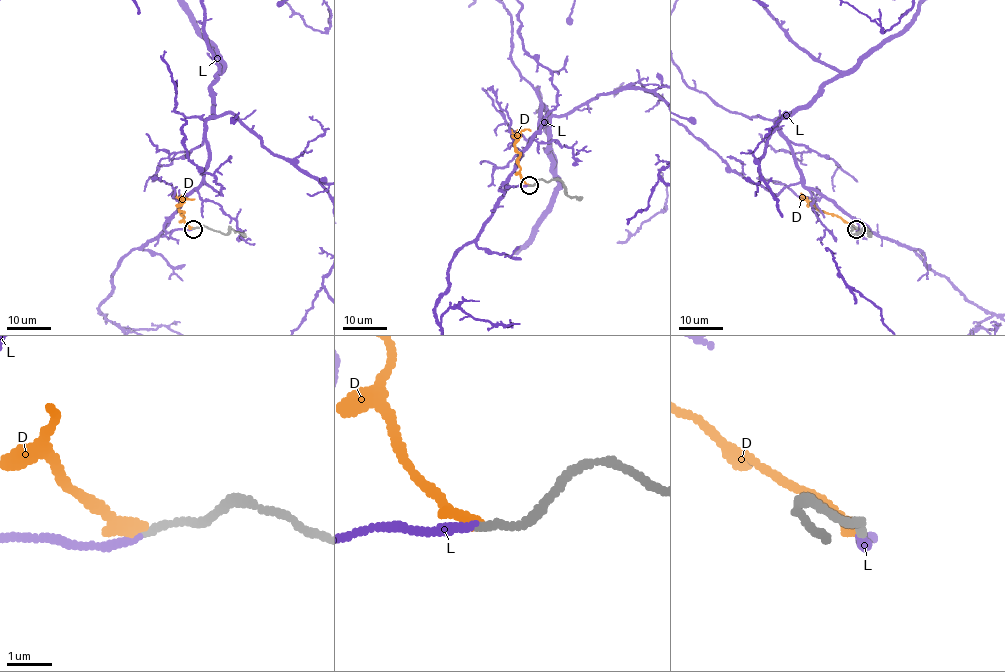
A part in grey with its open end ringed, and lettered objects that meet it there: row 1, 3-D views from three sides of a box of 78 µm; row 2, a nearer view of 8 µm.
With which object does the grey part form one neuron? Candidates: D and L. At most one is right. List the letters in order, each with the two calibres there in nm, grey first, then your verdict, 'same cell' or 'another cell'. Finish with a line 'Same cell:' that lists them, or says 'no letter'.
D: calibres 170 and 240 nm; another cell
L: calibres 160 and 170 nm; same cell
Same cell: L

